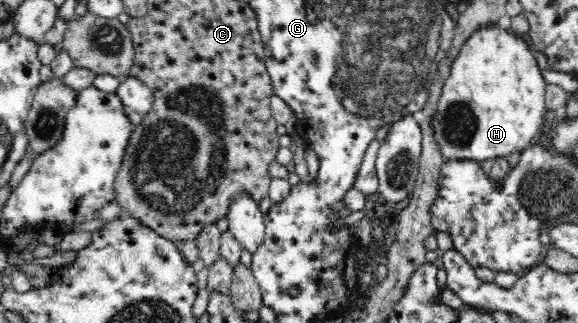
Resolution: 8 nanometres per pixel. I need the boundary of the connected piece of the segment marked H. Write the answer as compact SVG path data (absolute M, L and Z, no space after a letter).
M487 24L487 26L479 26L477 30L471 32L471 36L465 40L465 44L461 46L455 60L450 66L450 73L442 88L441 96L438 100L437 110L432 118L434 128L434 137L439 143L443 158L457 158L457 160L473 160L481 164L486 158L507 157L516 151L523 151L531 146L538 134L540 133L541 123L547 110L545 109L545 79L541 75L541 69L537 65L537 60L533 57L533 49L523 40L519 33L512 32L511 29L503 29L497 24Z

